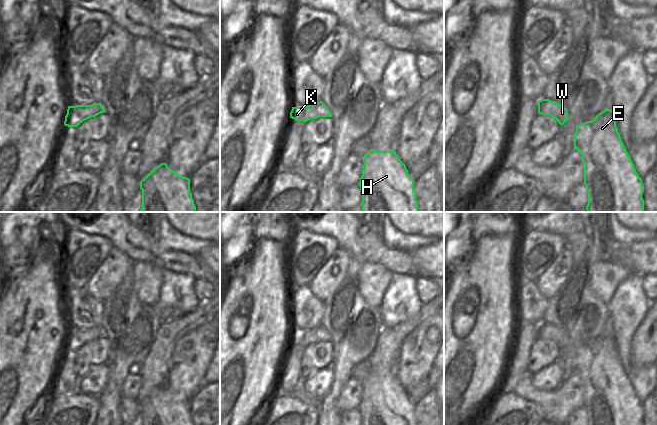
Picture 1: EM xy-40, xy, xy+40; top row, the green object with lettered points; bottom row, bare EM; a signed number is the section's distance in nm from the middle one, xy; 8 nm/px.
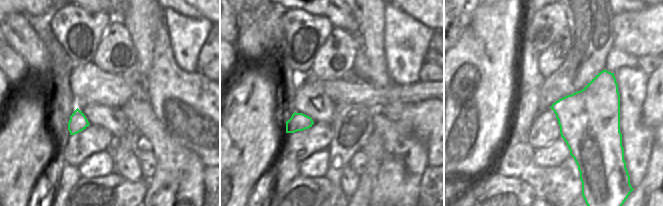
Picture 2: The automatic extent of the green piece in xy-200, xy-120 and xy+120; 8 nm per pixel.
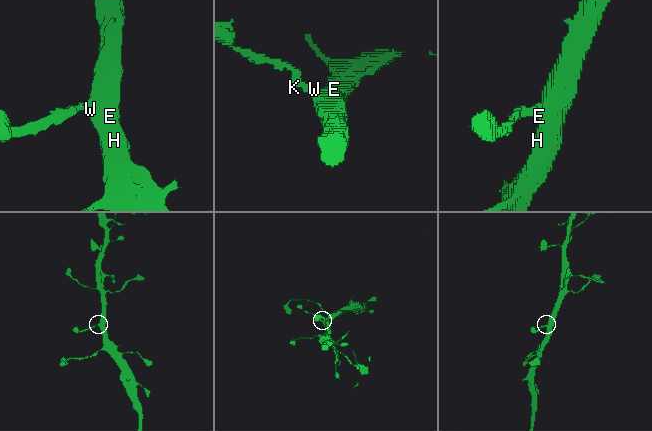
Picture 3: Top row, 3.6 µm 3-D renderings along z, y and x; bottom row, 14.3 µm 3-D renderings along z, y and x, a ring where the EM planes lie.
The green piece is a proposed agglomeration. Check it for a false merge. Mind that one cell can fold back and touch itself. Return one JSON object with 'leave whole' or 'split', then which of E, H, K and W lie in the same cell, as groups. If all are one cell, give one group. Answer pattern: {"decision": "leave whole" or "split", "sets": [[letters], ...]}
{"decision": "leave whole", "sets": [["E", "H", "K", "W"]]}

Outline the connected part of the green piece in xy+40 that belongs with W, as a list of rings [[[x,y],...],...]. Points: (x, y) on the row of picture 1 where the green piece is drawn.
[[[549,99],[538,101],[538,113],[553,117],[560,125],[568,120],[568,110],[563,105]]]

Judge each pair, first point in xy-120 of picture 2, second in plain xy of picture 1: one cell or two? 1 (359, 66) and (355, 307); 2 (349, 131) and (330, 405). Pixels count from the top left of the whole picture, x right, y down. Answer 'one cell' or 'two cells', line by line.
1: two cells
2: one cell

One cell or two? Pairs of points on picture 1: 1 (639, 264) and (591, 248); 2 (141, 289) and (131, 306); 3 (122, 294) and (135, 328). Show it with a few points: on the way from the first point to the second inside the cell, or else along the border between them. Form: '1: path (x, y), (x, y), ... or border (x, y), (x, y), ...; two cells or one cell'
1: border (616, 243), (611, 260); two cells
2: border (131, 274), (136, 297), (141, 302), (152, 306); two cells
3: path (123, 302), (123, 314), (128, 320); one cell

